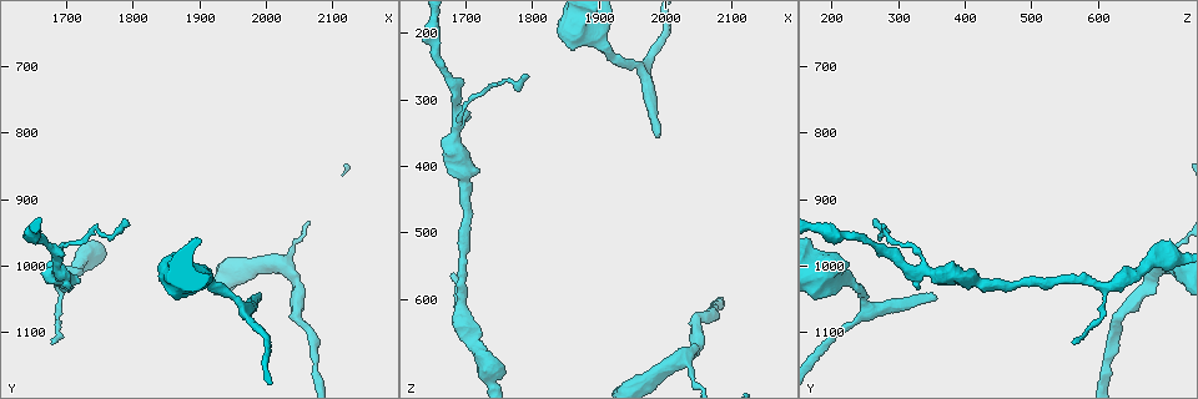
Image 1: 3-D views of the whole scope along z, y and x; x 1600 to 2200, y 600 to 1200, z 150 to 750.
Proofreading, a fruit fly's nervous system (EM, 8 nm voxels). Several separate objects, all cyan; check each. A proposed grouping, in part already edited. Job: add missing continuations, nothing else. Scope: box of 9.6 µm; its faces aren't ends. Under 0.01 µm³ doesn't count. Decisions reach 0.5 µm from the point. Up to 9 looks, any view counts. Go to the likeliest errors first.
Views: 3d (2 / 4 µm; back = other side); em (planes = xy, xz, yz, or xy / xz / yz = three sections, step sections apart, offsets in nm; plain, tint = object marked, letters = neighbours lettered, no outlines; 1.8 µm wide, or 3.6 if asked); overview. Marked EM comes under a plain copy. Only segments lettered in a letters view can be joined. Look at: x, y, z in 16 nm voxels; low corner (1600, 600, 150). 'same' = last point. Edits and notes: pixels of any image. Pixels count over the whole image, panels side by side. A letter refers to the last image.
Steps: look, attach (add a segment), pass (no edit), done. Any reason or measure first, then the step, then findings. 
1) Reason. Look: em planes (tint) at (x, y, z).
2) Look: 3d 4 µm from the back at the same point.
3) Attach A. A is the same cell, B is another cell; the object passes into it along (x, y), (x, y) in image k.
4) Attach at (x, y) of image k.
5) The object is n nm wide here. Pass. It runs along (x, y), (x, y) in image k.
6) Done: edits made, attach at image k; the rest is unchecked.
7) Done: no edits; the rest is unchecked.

An open end. Look: em yz step 4 (letters) at (1990, 1045, 355).

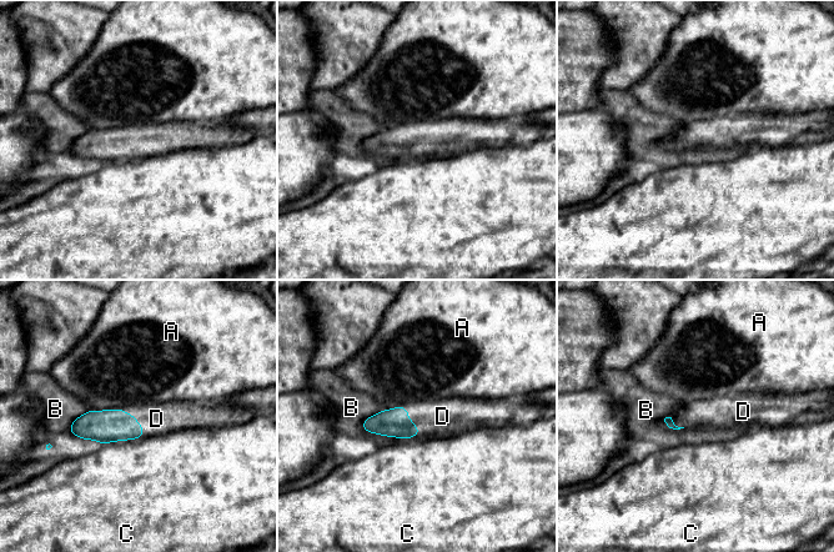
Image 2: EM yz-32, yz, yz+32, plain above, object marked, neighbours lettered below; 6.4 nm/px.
Attach D. D is the same cell, A, B and C are other cells; the neuron continues.

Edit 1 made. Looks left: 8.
Look: overview.

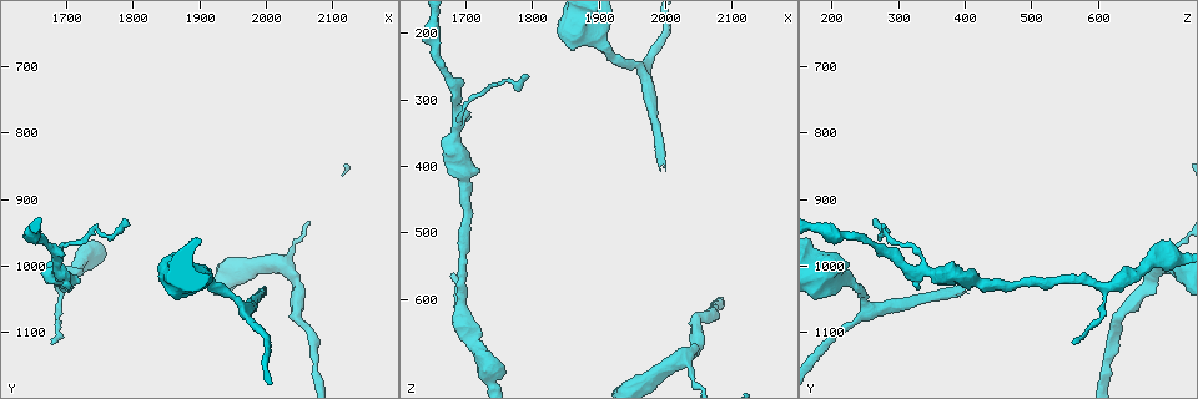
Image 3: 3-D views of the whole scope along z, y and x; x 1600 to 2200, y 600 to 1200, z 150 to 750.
Thin end. Look: 3d 2 µm at (1785, 930, 265).

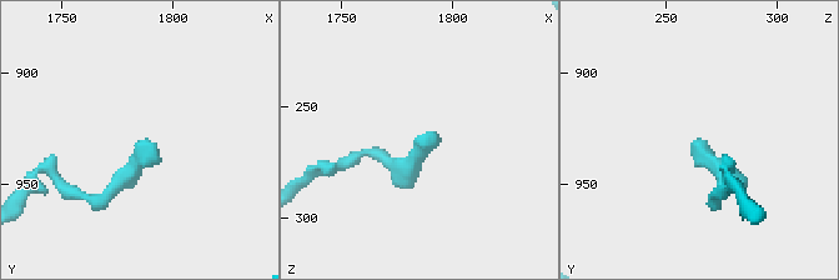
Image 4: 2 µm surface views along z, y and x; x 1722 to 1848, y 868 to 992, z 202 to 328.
Shape alone is not enough. Look: em yz step 8 (letters) at (1785, 932, 263).

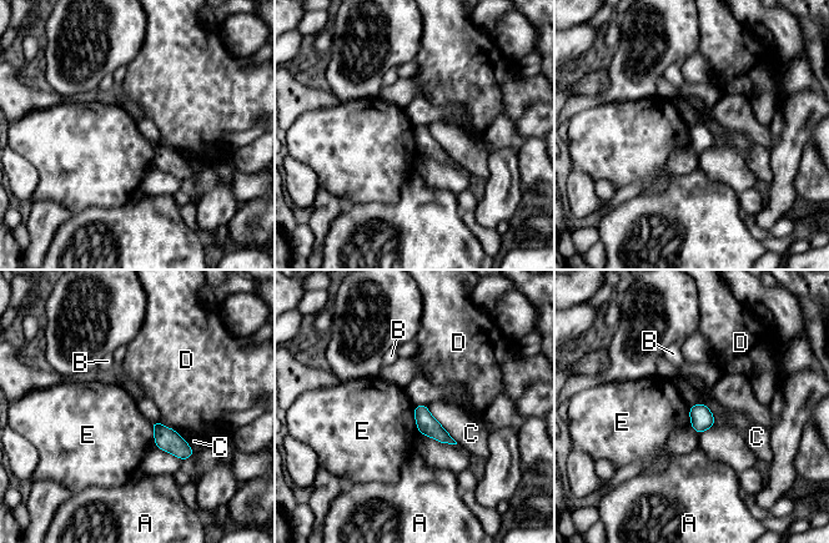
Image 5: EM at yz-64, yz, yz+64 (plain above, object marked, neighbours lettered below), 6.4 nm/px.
Look: em planes (letters) at the same point.

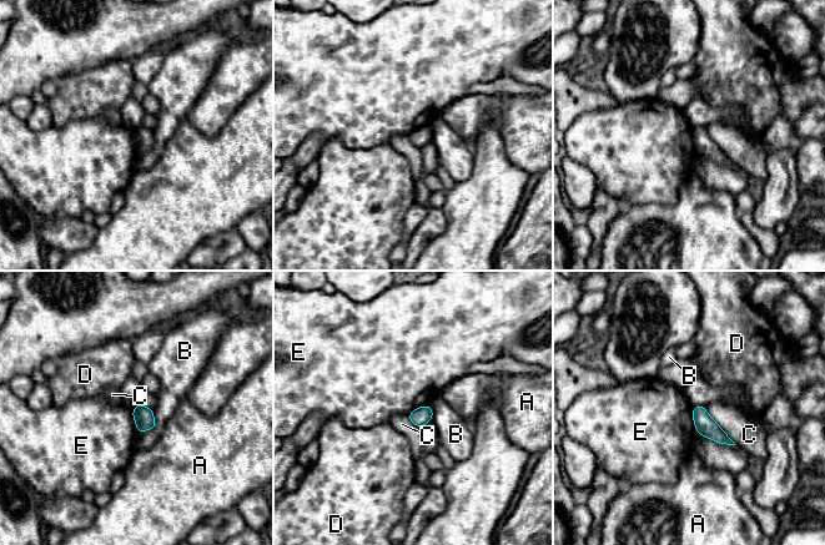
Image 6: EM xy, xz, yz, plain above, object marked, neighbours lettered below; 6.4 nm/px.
The object is 120 nm wide here. Pass. A, B, C, D and E are other cells; a border runs along (692, 407), (692, 418), (698, 434) in image 6; none of them fits.

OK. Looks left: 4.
A narrow waist. Look: em 3.6 µm planes (letters) at (1705, 1005, 660).

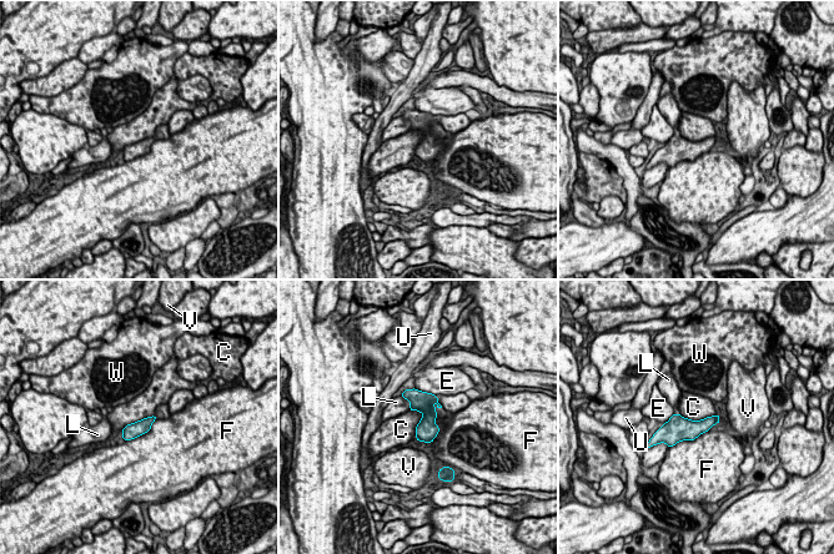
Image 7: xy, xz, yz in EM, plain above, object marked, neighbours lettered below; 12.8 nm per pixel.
The longest contact is with F, 600 nm. Pass. C, E, F, L, U, V and W are other cells; a border runs along (677, 412), (691, 419), (716, 414) in image 7; no lettered segment goes on from it.

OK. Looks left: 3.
Branch stops here. Look: 3d 4 µm at (1700, 1035, 330).

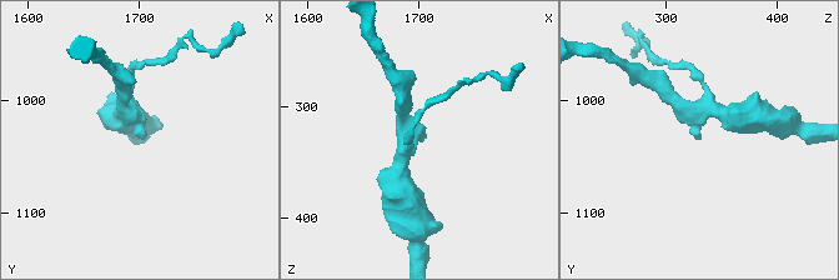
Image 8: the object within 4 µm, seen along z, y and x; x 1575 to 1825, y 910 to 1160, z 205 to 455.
3 arms meet here. Look: em planes (letters) at (1700, 1034, 334).

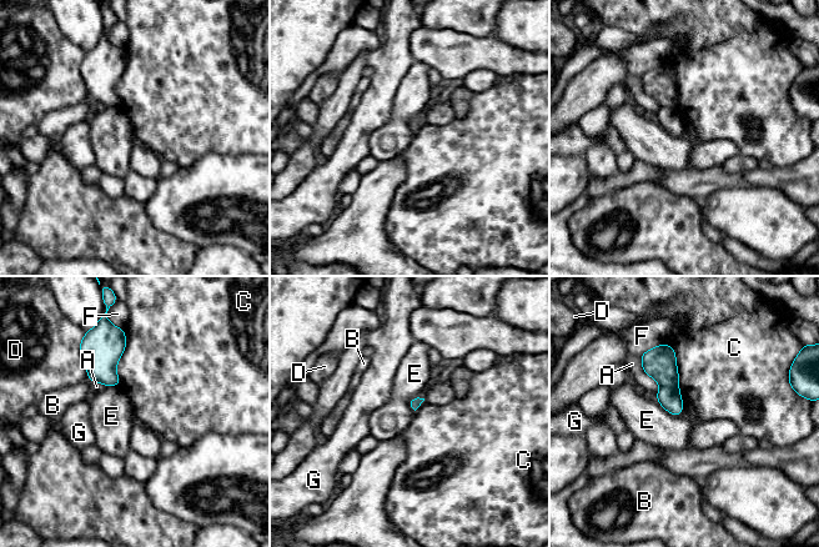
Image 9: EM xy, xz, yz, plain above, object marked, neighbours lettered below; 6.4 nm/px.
Pass. A, B, C, D, E, F and G are other cells; a border runs along (656, 399), (671, 413), (682, 413) in image 9; none of them fits.

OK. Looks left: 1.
Done: edits made, attach at image 2; the rest is unchecked.

